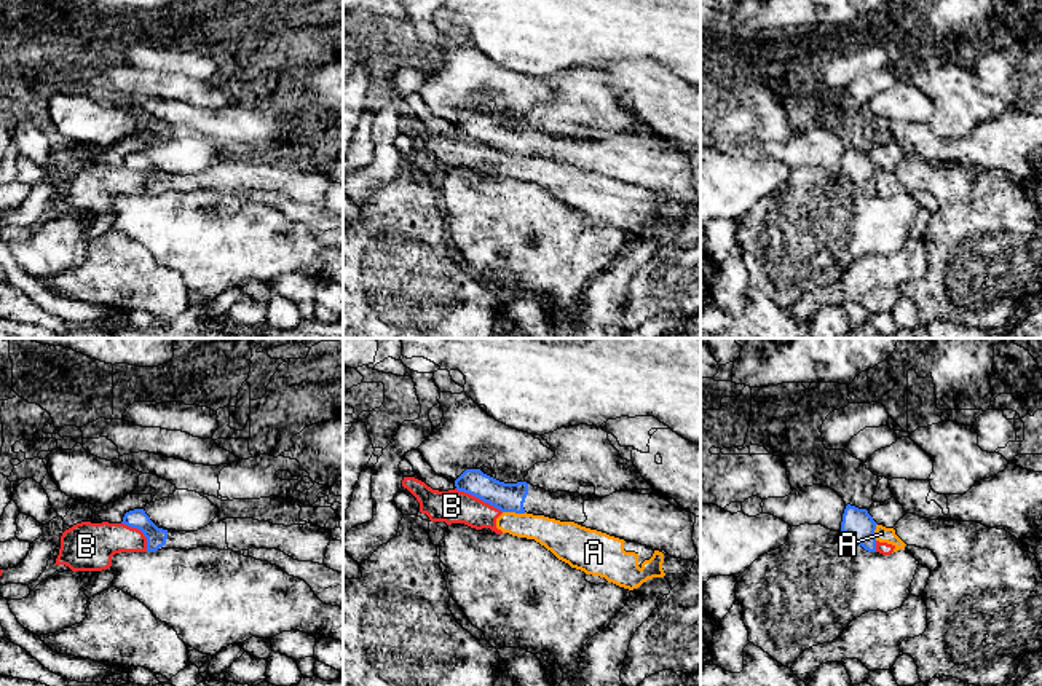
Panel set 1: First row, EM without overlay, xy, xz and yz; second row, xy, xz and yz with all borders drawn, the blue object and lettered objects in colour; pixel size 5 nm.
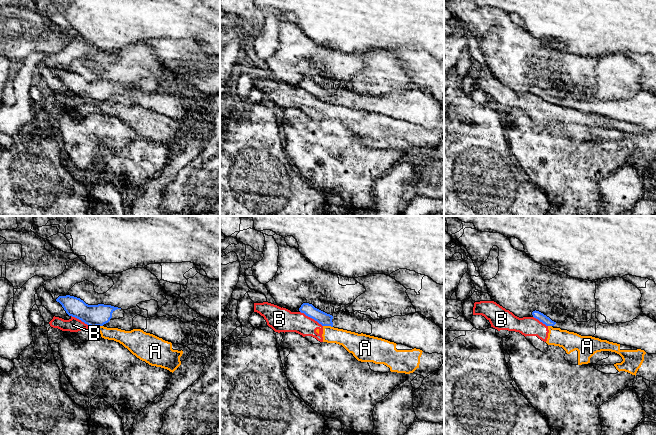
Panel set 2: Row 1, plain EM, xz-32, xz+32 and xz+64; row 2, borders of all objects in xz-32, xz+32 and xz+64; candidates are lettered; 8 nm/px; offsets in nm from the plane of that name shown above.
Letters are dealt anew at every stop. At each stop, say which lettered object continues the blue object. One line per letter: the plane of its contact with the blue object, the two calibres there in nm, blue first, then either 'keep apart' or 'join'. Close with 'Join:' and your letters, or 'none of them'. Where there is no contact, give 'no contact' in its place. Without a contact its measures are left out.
A: xz | 140/160 nm | keep apart
B: xz | 140/170 nm | keep apart
Join: none of them

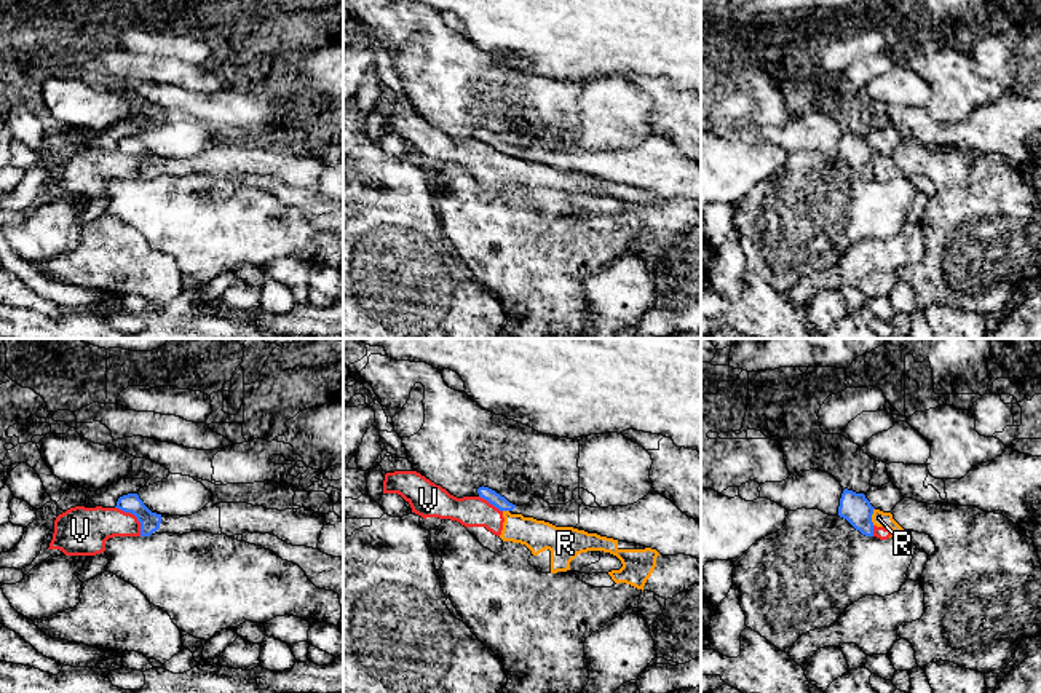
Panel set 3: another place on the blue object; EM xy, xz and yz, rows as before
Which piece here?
R: yz | 150/80 nm | keep apart
V: xy | 100/220 nm | keep apart
Join: none of them

